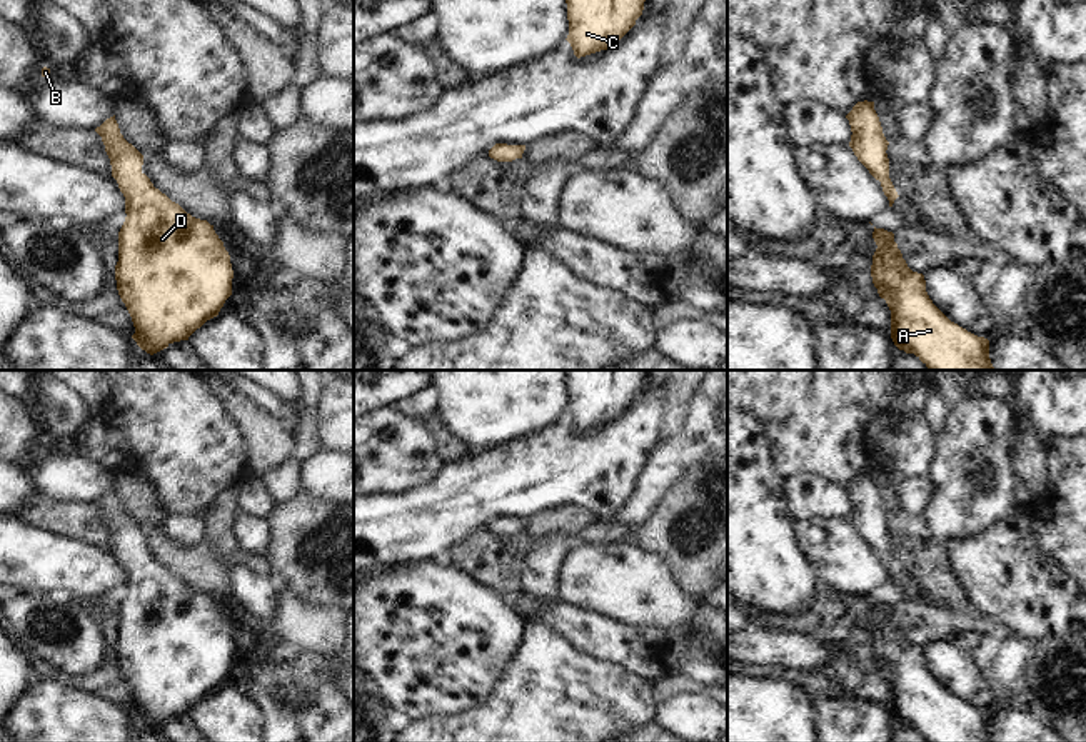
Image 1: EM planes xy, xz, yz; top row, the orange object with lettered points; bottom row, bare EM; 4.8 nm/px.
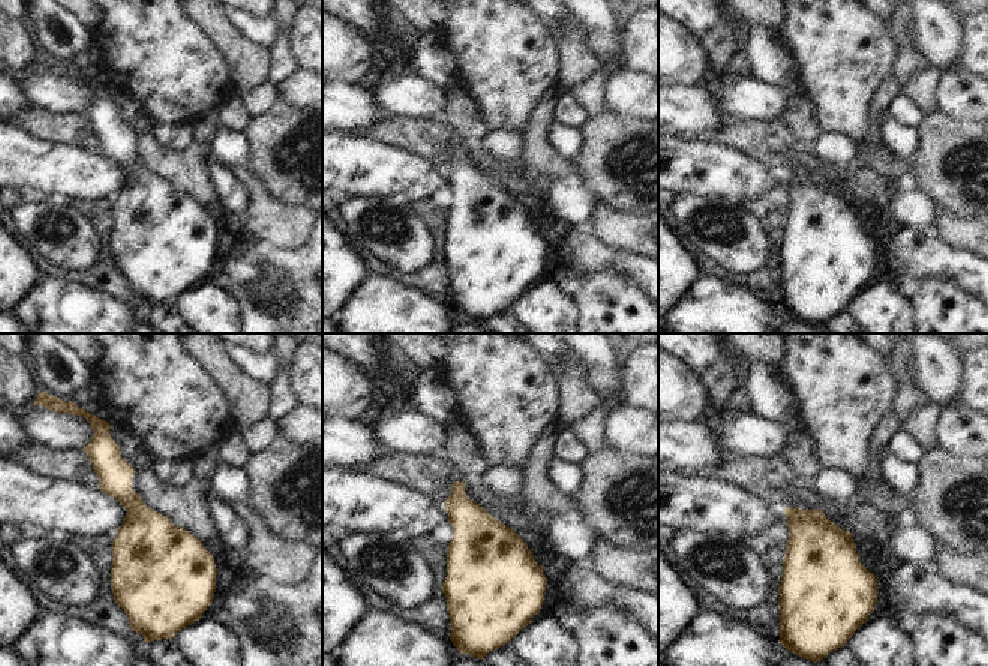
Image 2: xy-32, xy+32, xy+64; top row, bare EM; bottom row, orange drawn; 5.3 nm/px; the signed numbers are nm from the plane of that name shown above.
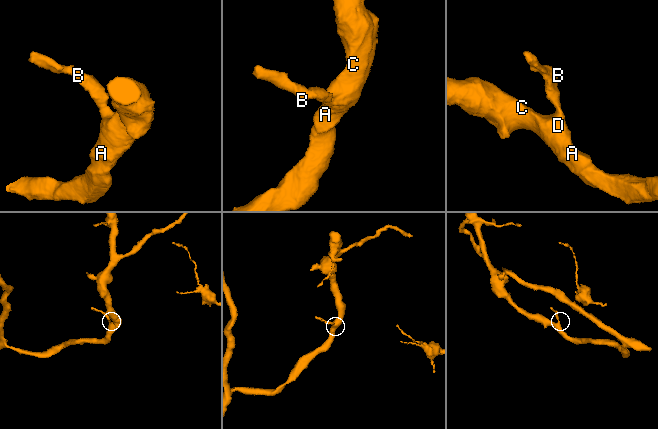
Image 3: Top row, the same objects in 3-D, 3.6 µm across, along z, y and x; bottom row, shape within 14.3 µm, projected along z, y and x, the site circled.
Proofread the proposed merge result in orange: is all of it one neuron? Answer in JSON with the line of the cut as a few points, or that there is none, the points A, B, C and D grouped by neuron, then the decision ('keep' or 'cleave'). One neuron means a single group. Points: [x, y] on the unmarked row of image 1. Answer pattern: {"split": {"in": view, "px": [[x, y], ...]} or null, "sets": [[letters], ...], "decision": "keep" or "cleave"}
{"split": null, "sets": [["A", "B", "C", "D"]], "decision": "keep"}

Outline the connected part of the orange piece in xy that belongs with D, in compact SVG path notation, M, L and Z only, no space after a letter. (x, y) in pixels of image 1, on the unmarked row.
M115 489L95 505L110 532L112 550L125 570L125 595L118 605L117 664L135 707L132 712L153 729L173 715L189 714L207 694L219 689L232 669L234 644L224 615L207 594L187 587L153 560L142 545L143 529L120 507Z

